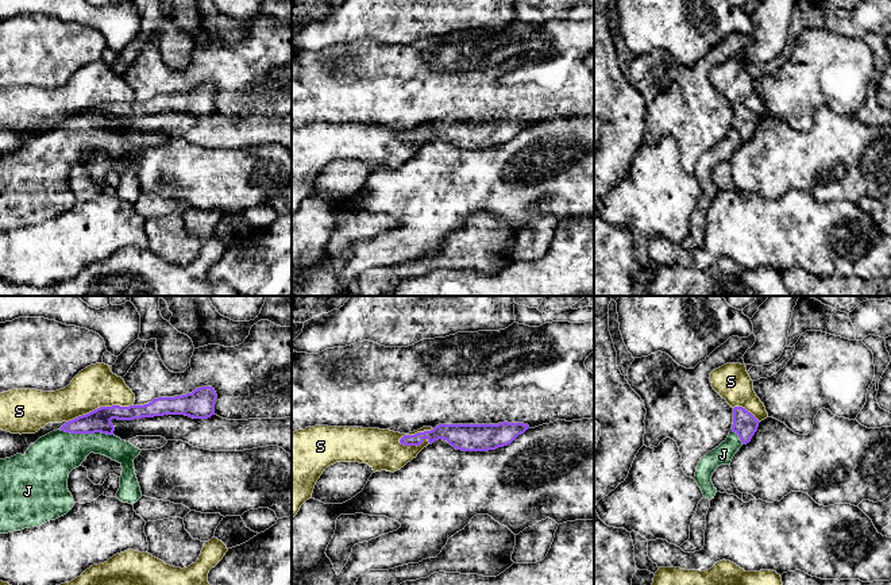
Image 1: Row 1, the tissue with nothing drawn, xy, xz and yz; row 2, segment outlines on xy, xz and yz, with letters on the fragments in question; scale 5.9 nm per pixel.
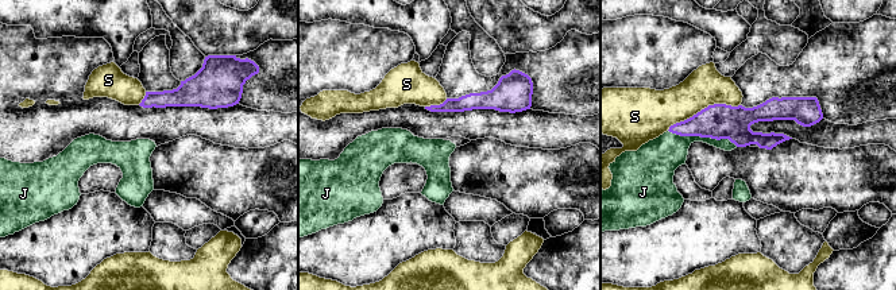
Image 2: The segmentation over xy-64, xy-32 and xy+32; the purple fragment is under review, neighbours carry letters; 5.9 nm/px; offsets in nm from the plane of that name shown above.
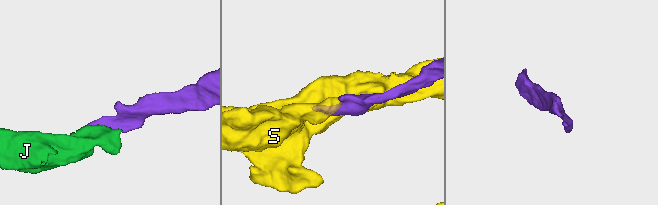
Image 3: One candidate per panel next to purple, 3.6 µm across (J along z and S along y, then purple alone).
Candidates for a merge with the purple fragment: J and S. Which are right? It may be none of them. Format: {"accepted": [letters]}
{"accepted": ["J"]}

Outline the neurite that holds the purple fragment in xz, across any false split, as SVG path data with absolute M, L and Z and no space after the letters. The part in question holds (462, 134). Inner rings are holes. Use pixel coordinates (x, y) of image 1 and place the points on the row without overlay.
M508 119L498 122L439 122L431 128L404 132L400 141L404 143L420 143L425 136L429 142L443 136L456 147L489 149L510 142L528 126L529 123L524 120Z

